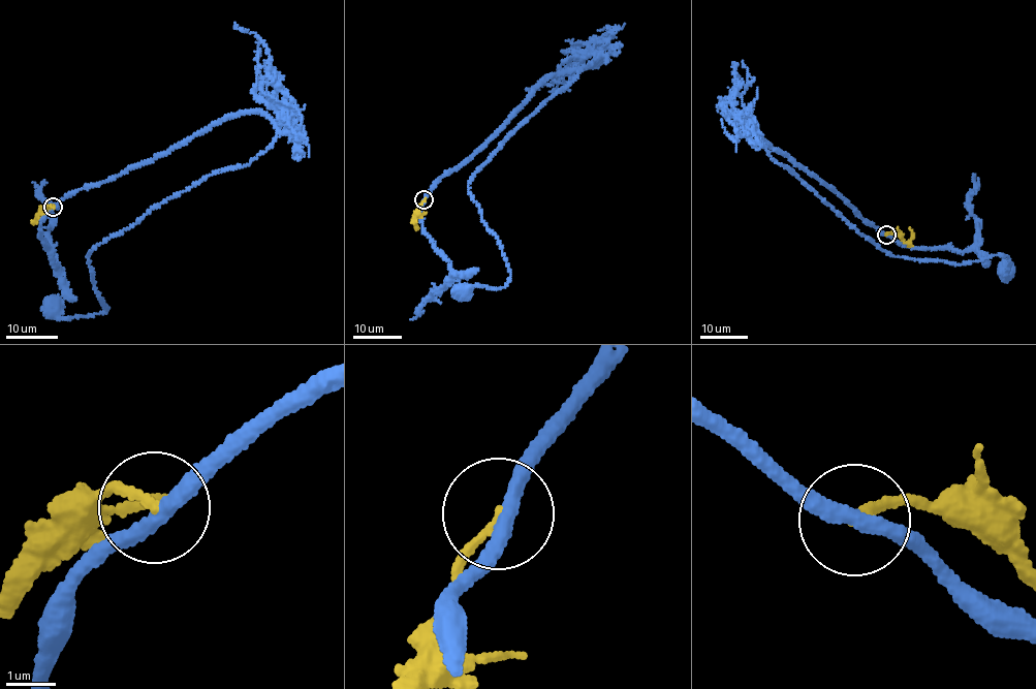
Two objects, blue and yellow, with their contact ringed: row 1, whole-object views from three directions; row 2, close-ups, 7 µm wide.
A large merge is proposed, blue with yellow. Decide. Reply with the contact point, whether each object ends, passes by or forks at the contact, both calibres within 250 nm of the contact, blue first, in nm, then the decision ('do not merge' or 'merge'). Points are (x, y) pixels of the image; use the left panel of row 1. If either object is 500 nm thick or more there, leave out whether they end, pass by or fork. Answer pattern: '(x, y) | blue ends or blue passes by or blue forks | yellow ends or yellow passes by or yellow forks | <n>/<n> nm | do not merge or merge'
(53, 207) | blue passes by | yellow ends | 300/170 nm | do not merge

